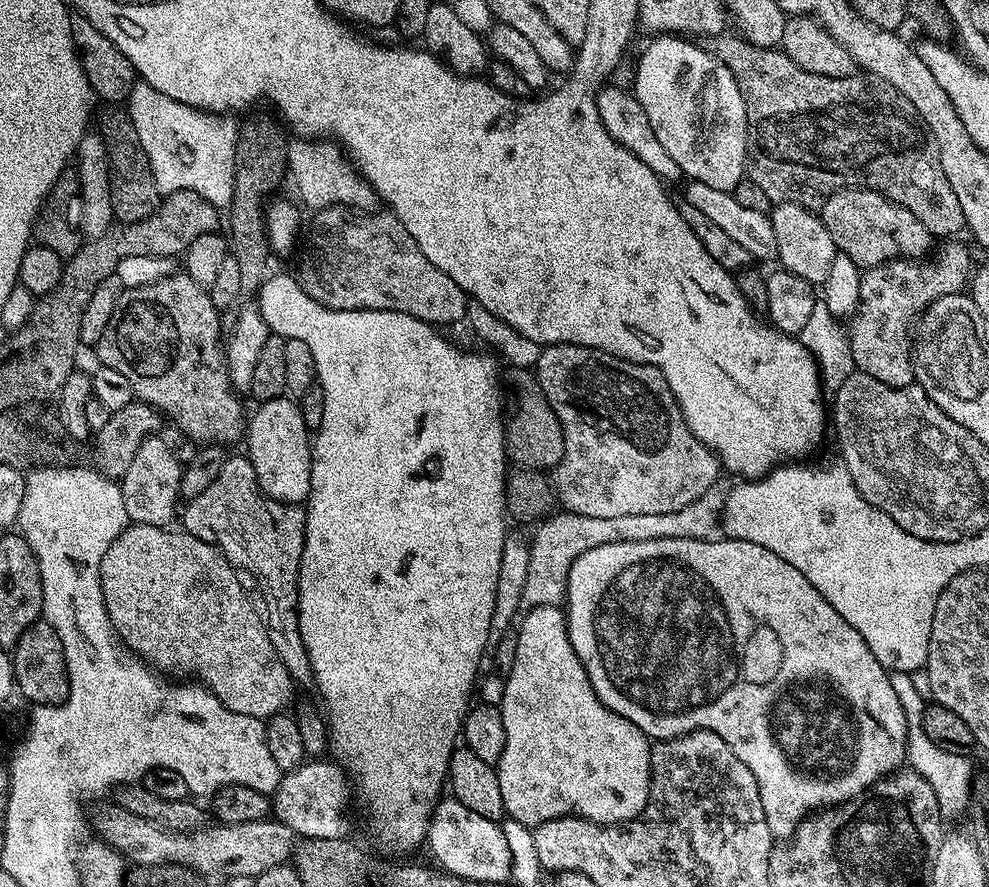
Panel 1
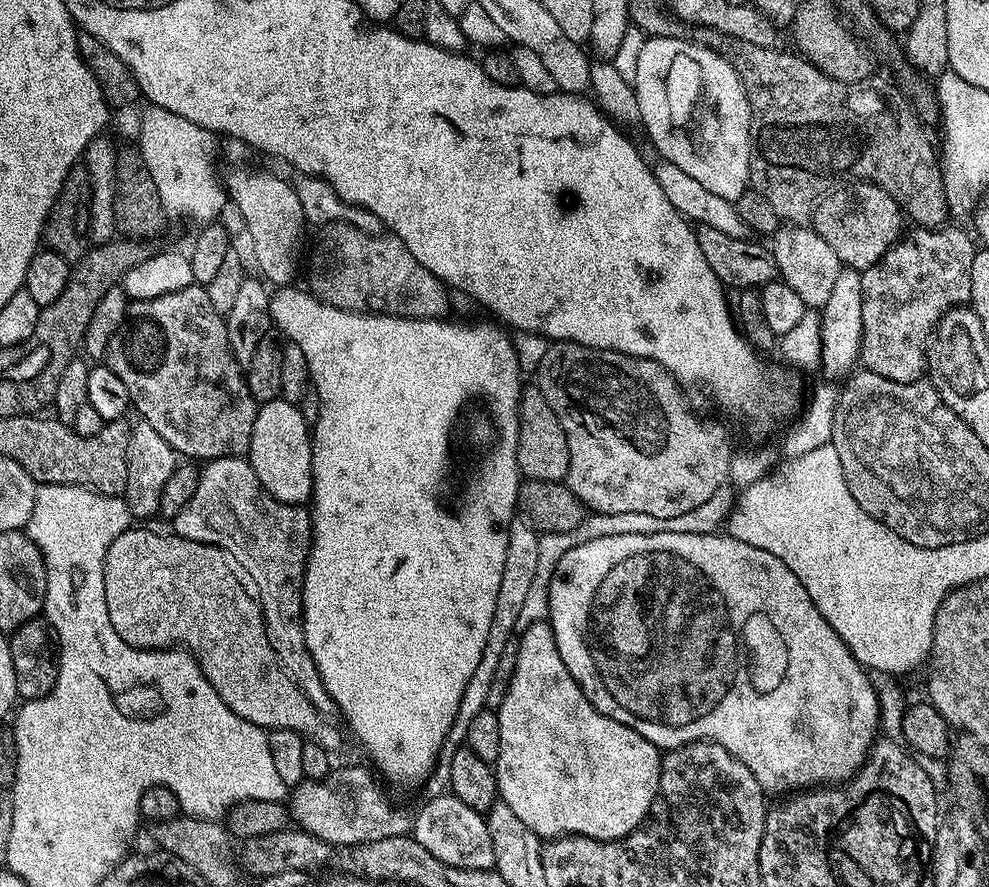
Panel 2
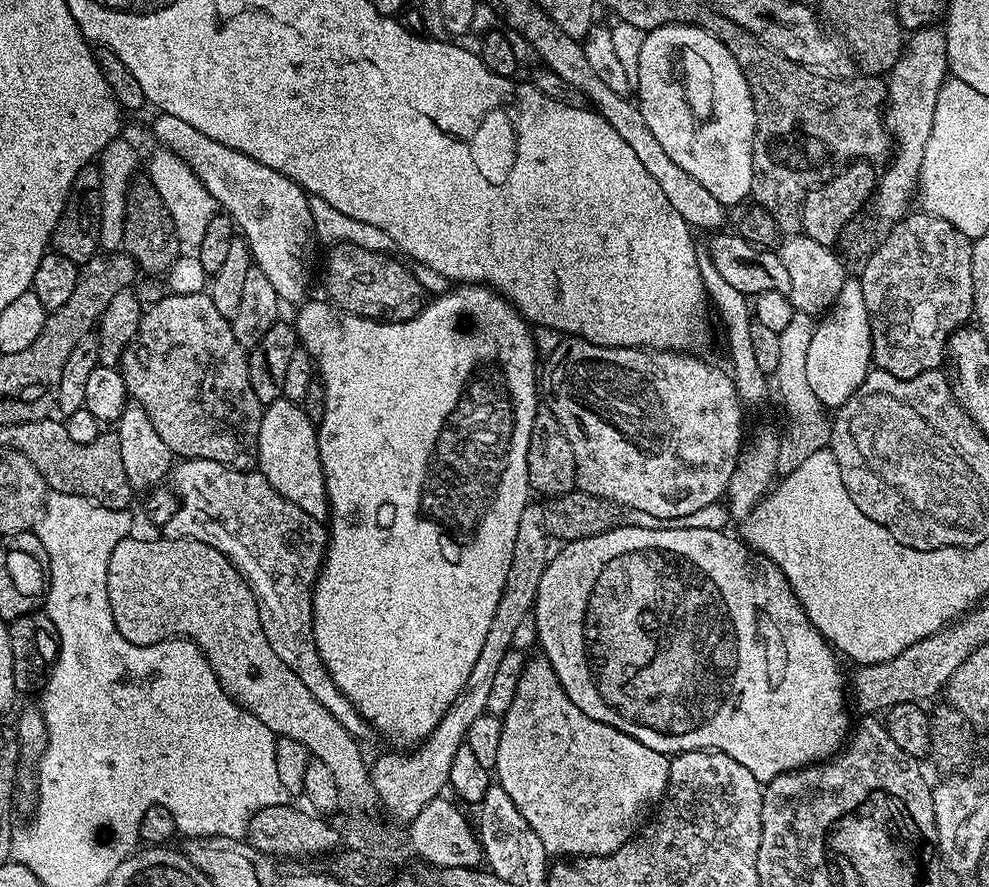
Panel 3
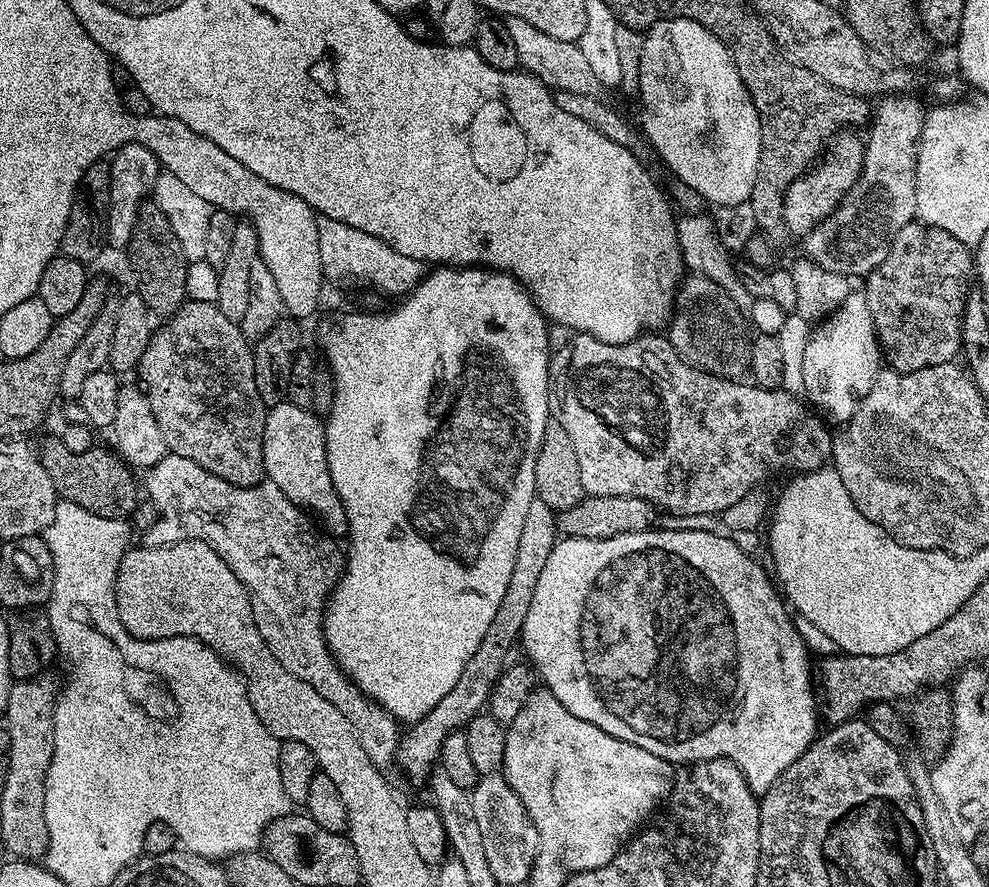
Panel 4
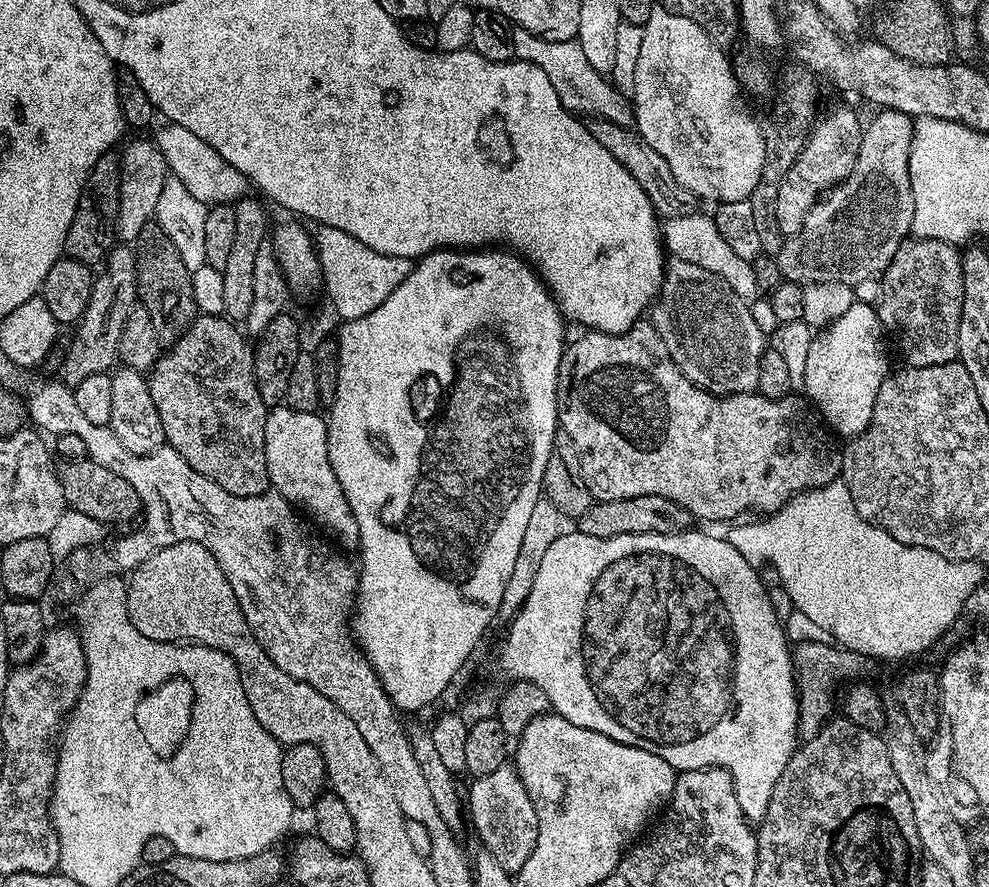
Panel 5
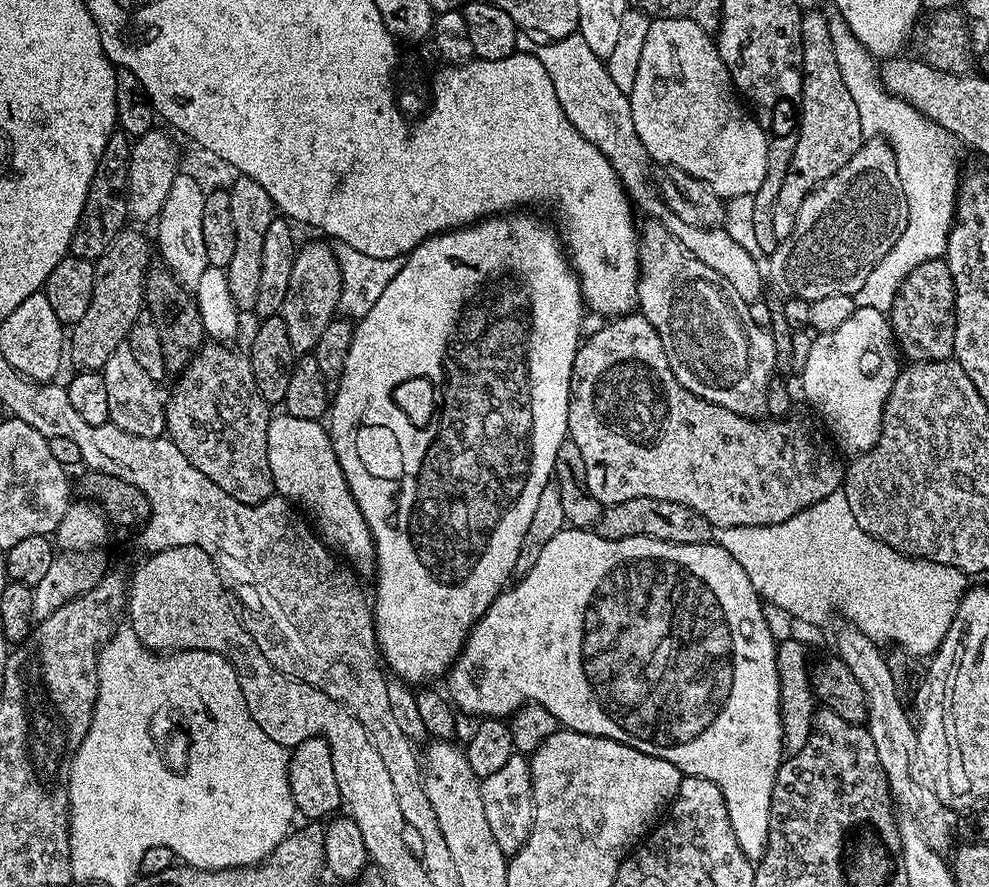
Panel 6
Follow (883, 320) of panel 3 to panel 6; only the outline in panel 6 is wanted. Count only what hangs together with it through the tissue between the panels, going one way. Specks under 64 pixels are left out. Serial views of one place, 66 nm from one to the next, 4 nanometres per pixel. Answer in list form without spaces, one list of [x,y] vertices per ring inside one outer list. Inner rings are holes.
[[[927,260],[909,274],[888,313],[892,333],[903,357],[911,363],[944,361],[953,357],[956,291],[947,262]]]

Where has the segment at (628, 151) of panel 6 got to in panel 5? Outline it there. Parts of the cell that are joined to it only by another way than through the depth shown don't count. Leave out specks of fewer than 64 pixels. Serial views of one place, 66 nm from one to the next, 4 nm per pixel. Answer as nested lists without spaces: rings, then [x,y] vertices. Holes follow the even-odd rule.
[[[513,27],[513,50],[515,59],[525,60],[534,66],[542,66],[546,70],[546,78],[554,85],[554,94],[562,102],[562,106],[573,114],[592,112],[593,117],[611,120],[614,124],[628,126],[633,123],[634,109],[629,97],[615,87],[607,75],[594,66],[590,66],[586,54],[582,54],[582,46],[576,40],[544,40],[534,36],[530,30]]]

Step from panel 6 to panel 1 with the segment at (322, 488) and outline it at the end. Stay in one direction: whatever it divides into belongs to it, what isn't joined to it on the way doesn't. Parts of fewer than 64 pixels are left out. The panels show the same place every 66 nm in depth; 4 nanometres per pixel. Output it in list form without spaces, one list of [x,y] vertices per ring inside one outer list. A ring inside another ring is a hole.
[[[292,398],[265,400],[257,408],[260,409],[253,416],[251,413],[246,424],[246,441],[248,440],[246,455],[252,461],[260,489],[265,496],[280,500],[283,504],[303,505],[308,499],[310,474],[312,473],[312,440],[310,439],[310,429],[304,421],[303,411],[299,403]]]

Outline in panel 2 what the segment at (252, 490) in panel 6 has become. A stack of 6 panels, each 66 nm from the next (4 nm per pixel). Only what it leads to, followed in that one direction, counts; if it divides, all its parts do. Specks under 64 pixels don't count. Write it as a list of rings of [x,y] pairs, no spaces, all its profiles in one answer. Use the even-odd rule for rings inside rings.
[[[193,282],[182,290],[174,290],[174,294],[162,294],[158,298],[131,301],[128,305],[128,318],[122,331],[112,339],[108,347],[106,365],[122,378],[123,385],[129,390],[129,398],[135,411],[140,411],[139,419],[145,424],[154,426],[154,430],[158,430],[158,434],[162,434],[162,438],[166,438],[166,442],[181,457],[192,462],[207,462],[223,456],[247,457],[250,438],[254,434],[254,418],[258,405],[248,389],[245,369],[232,357],[227,319],[218,310],[214,310],[207,287]]]

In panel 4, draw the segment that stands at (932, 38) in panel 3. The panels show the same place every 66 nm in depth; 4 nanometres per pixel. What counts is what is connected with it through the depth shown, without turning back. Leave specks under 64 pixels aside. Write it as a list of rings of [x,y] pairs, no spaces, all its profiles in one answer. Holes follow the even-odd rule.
[[[888,94],[877,104],[880,105],[877,108],[875,105],[870,116],[870,127],[867,129],[869,132],[864,146],[864,165],[856,185],[845,194],[844,201],[830,213],[827,220],[814,226],[814,230],[810,230],[810,234],[802,240],[805,252],[803,255],[809,261],[847,278],[864,278],[876,267],[881,266],[890,253],[894,238],[907,223],[916,220],[916,171],[920,135],[924,130],[925,105],[920,105],[912,94]]]

